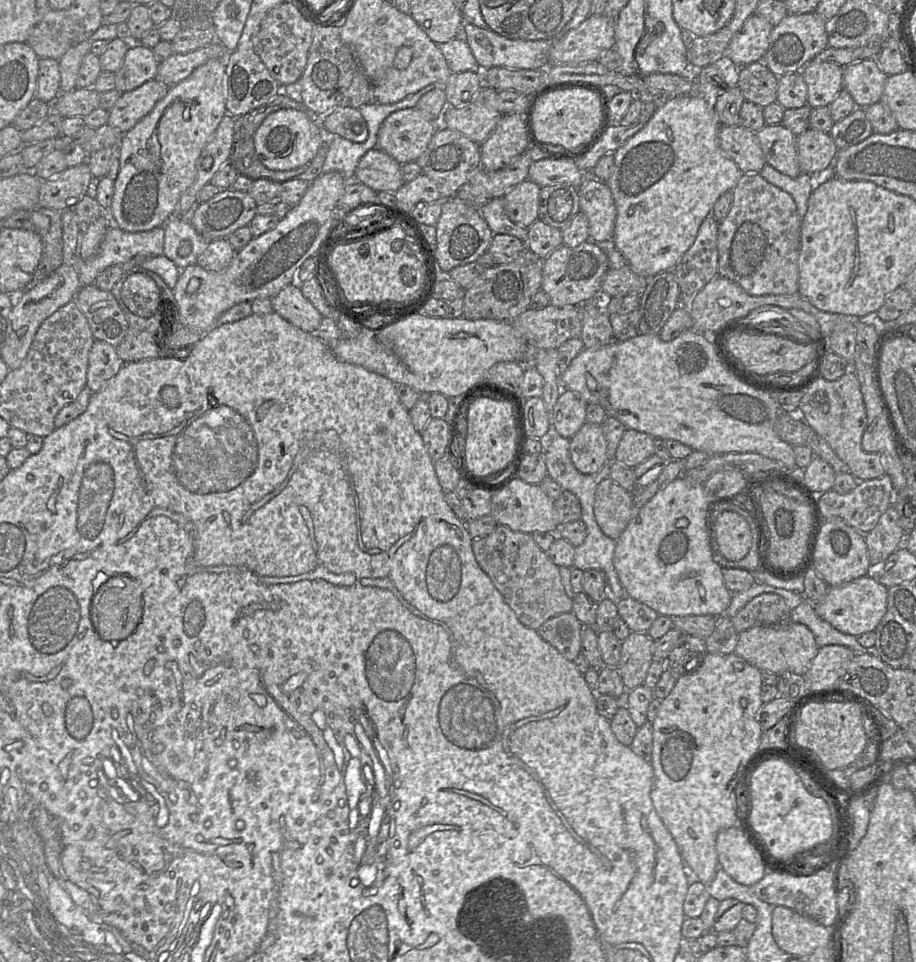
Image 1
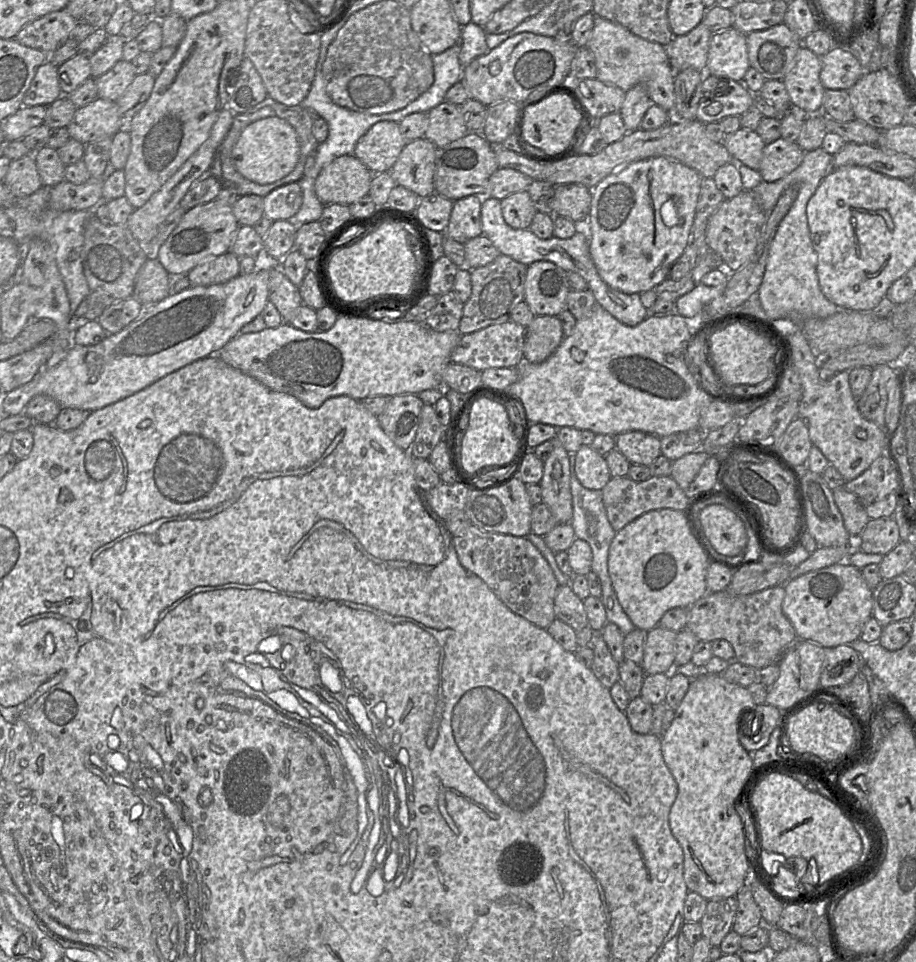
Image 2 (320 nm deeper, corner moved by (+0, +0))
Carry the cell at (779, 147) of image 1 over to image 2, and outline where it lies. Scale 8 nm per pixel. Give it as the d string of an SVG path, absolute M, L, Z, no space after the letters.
M740 128L734 133L726 134L722 143L734 162L759 171L766 144L756 131Z

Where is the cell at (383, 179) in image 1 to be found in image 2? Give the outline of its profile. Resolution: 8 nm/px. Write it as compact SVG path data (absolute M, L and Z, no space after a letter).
M343 155L323 167L315 181L315 193L324 204L351 205L368 195L373 173L354 155Z

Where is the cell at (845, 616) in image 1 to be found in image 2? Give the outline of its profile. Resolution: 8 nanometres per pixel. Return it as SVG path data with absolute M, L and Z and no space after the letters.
M846 561L789 580L784 584L784 590L782 611L795 629L797 638L816 643L823 648L848 645L859 639L866 623L872 617L873 591L863 579L861 569Z

